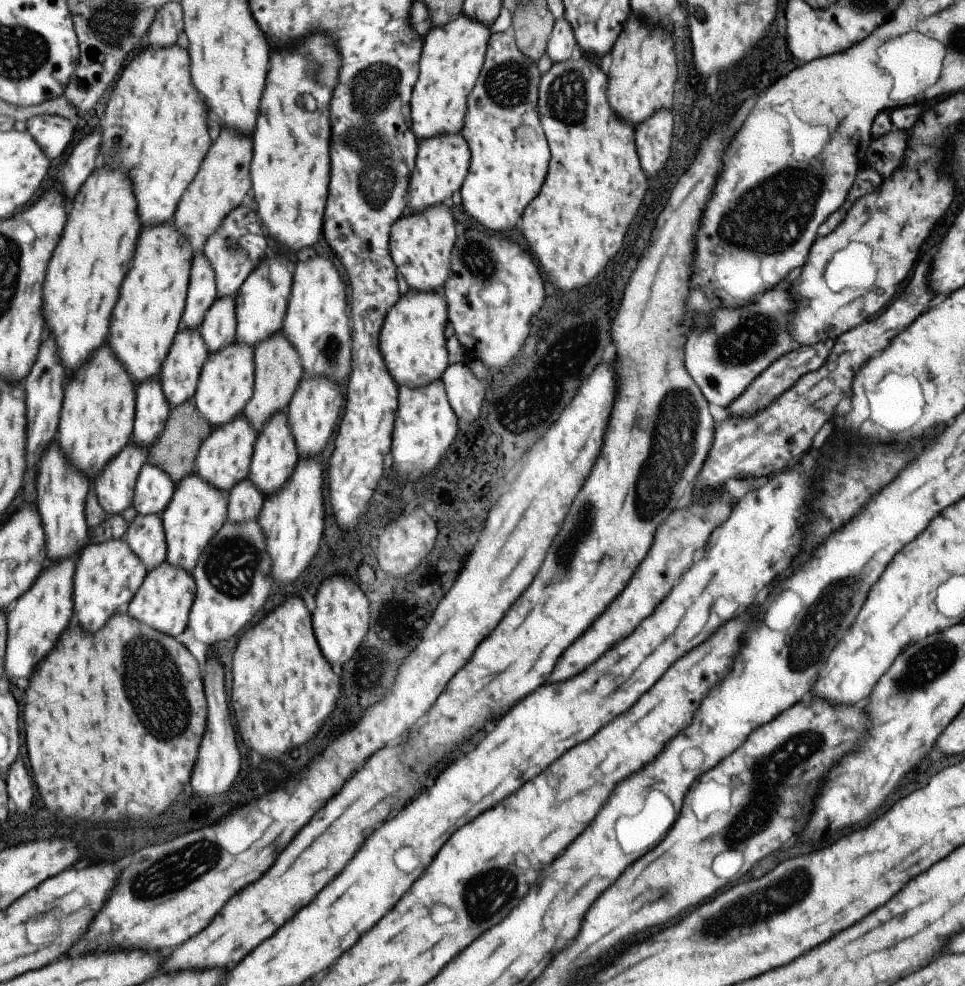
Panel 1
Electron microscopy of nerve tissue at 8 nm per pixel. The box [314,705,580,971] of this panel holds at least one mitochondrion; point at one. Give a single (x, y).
(498, 885)

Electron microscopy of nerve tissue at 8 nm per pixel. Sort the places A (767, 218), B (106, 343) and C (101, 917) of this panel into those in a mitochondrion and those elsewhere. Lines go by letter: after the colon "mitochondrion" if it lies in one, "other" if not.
A: mitochondrion
B: other
C: other

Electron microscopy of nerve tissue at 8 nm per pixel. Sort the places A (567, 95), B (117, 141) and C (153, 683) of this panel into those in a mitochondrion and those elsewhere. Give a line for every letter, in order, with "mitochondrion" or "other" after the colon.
A: mitochondrion
B: mitochondrion
C: mitochondrion

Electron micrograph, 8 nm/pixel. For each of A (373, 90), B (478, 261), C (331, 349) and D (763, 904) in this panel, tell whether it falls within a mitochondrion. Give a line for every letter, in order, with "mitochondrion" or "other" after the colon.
A: mitochondrion
B: mitochondrion
C: mitochondrion
D: mitochondrion

